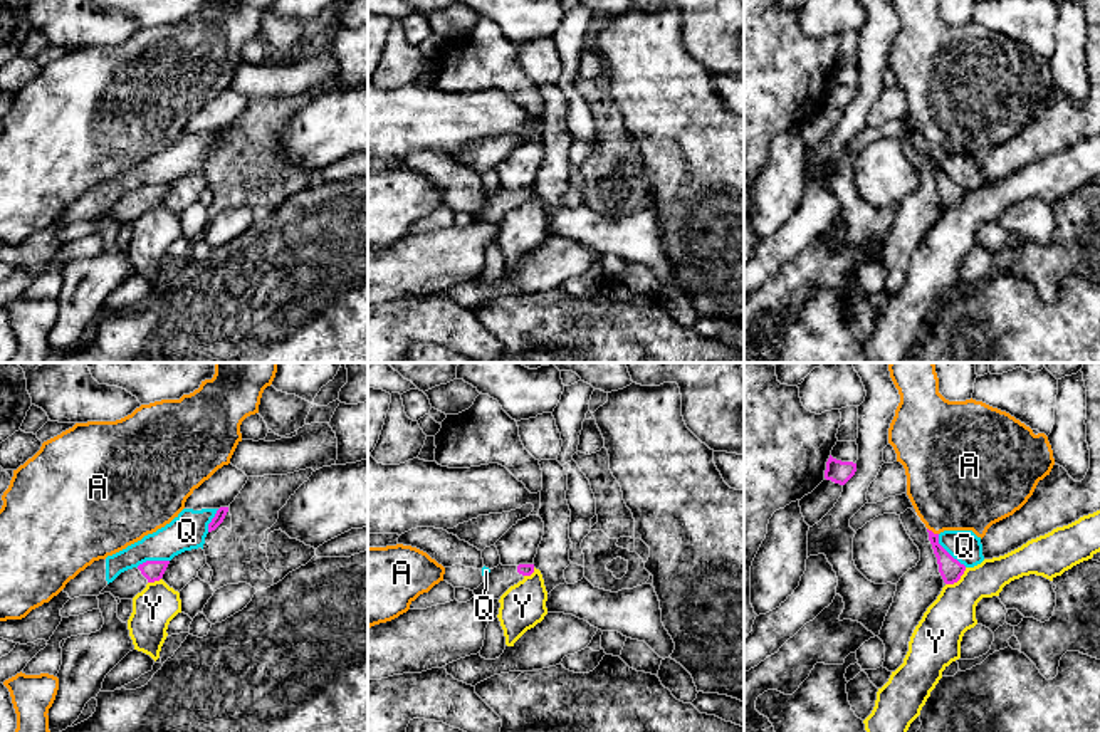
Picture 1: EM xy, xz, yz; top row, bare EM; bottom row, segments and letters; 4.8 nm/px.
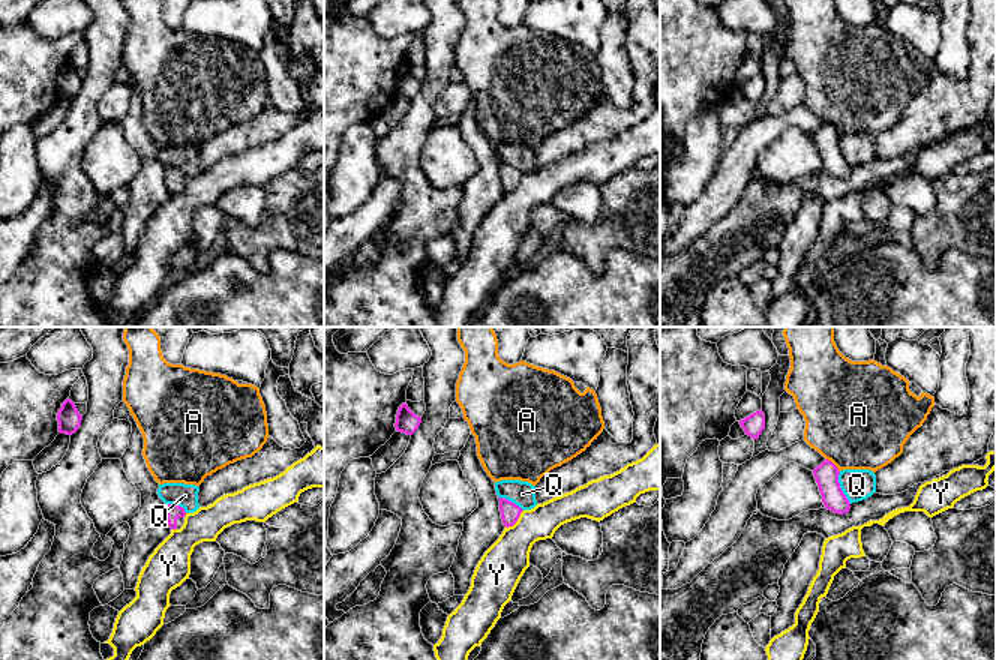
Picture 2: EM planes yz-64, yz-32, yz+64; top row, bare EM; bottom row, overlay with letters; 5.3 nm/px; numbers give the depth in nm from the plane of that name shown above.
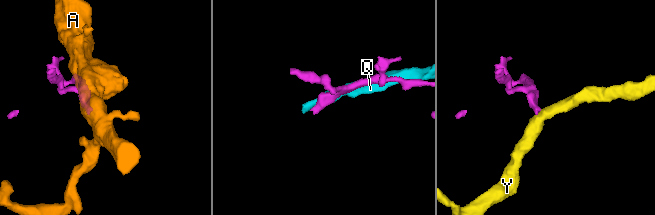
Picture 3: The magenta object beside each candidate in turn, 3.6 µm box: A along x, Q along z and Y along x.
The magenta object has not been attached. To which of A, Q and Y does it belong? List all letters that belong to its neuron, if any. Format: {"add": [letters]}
{"add": []}

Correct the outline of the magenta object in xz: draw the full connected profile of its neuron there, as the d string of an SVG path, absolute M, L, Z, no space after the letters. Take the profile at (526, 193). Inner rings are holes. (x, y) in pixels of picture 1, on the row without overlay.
M534 188L502 190L490 193L484 207L474 213L477 222L500 223L500 220L526 200L534 196Z

